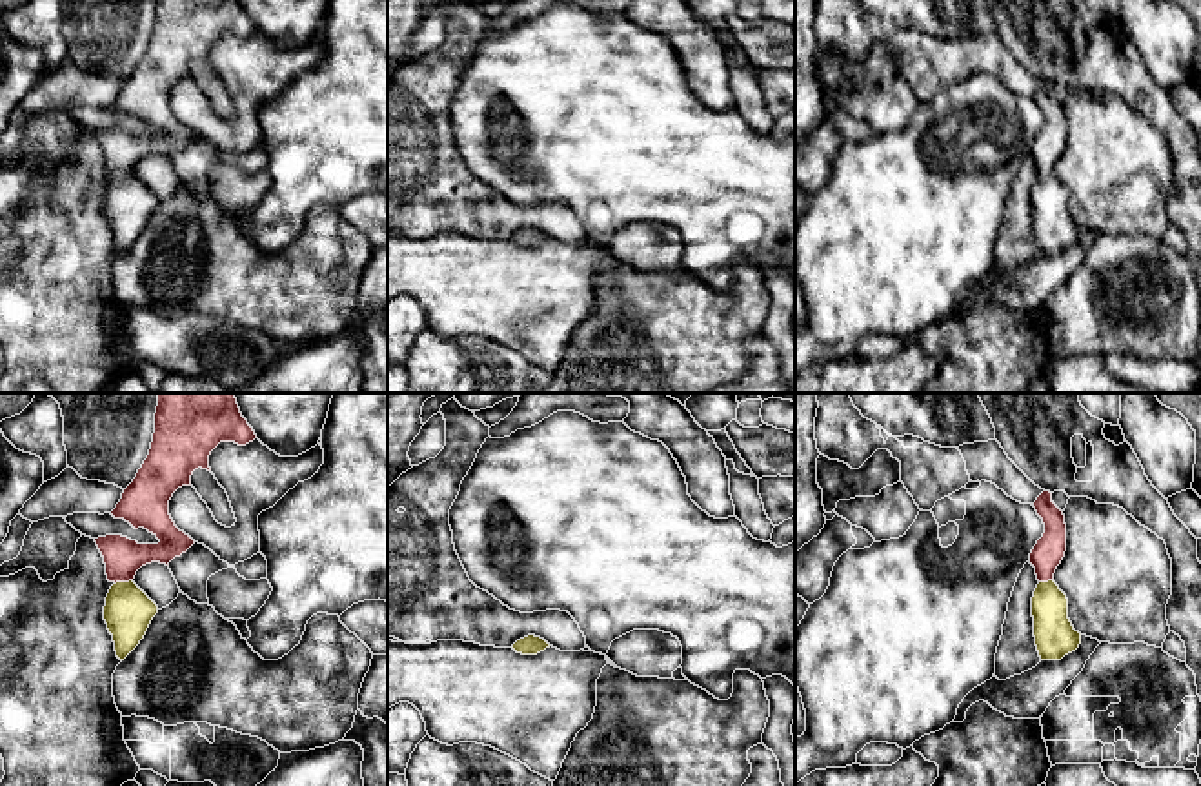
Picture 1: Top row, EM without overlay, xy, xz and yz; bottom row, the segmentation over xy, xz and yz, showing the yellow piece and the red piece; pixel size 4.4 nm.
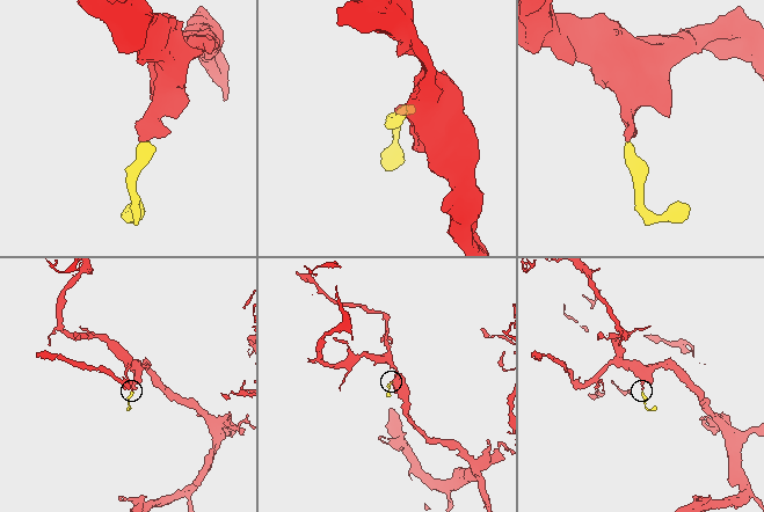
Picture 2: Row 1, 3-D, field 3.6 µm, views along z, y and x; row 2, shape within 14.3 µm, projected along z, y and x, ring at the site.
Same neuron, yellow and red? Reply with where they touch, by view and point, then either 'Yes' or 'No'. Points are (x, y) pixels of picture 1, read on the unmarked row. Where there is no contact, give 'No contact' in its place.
Touches yellow at xy (122, 175). Yes

